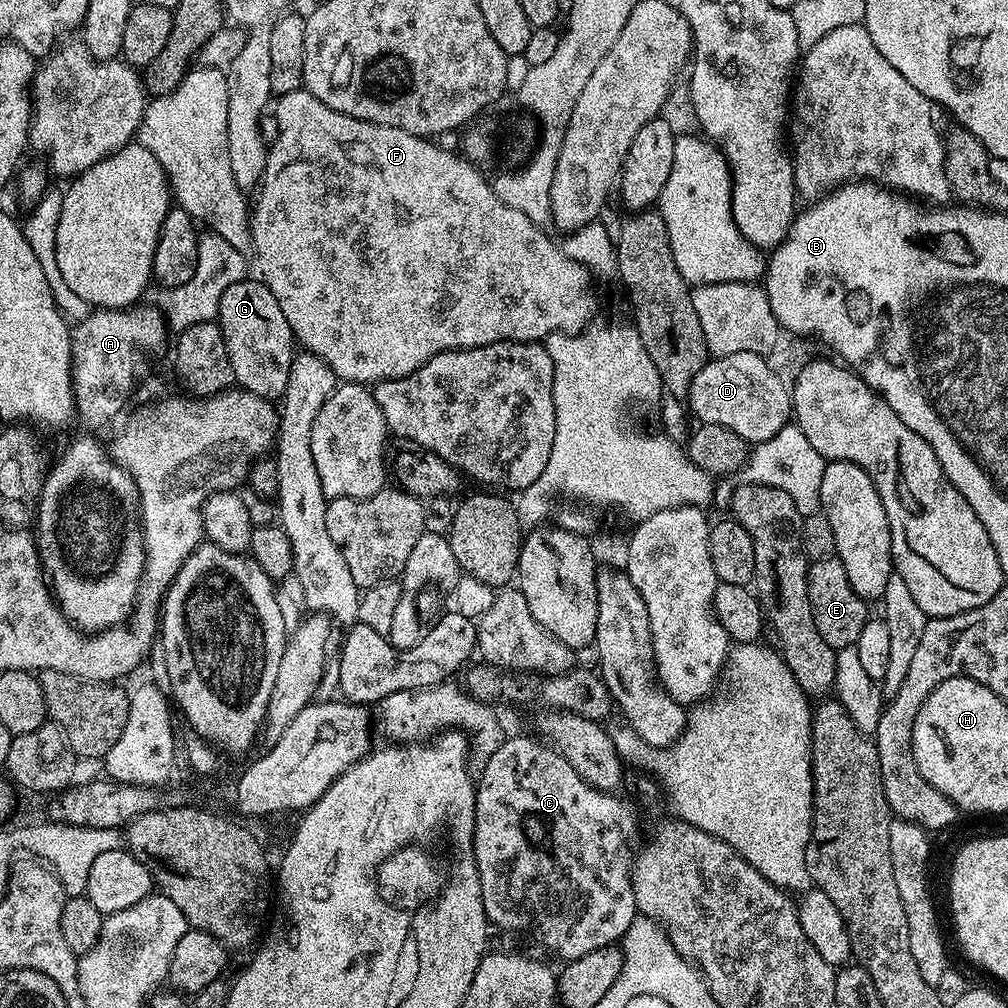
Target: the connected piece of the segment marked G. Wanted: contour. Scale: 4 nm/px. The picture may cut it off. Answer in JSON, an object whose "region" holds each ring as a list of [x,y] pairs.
{"region":[[[245,278],[234,282],[222,295],[217,317],[222,338],[226,338],[226,354],[230,358],[233,381],[245,392],[265,396],[267,400],[283,397],[290,378],[294,337],[290,322],[286,322],[278,306],[278,298],[274,298],[259,279]]]}

